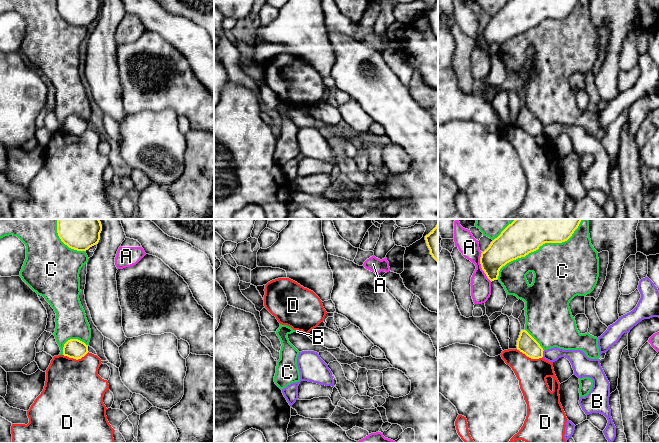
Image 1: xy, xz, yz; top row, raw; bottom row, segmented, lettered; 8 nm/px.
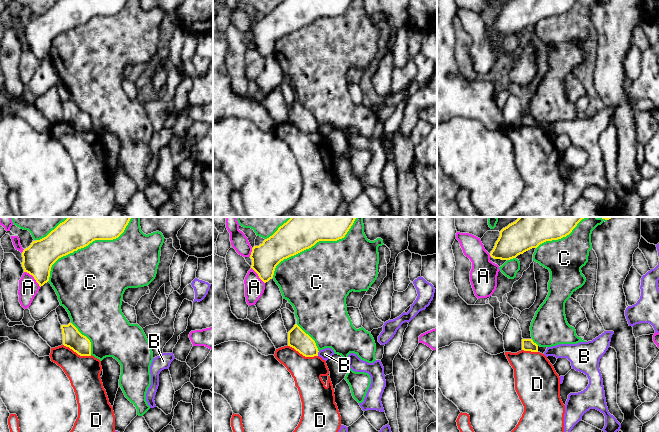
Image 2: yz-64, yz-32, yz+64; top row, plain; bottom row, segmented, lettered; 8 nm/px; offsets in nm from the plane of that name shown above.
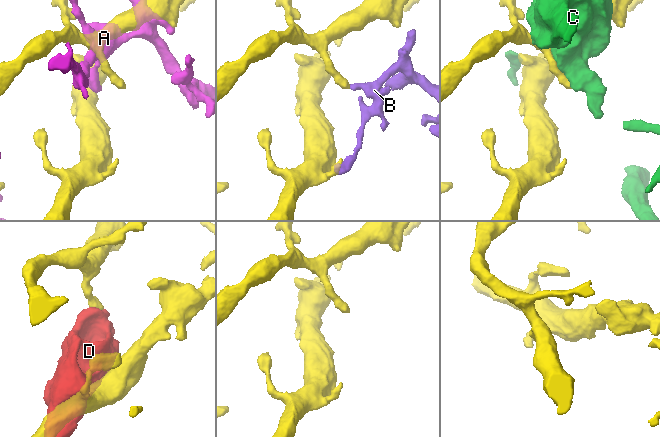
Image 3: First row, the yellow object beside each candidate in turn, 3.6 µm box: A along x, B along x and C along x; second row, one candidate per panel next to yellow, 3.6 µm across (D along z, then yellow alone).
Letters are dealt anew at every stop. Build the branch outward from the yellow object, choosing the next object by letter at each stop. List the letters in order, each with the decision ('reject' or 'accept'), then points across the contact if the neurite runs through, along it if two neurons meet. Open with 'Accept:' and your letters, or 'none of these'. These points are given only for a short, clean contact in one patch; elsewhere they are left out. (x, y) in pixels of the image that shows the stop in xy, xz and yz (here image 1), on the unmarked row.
Accept: none of these
A: reject
B: reject
C: reject
D: reject

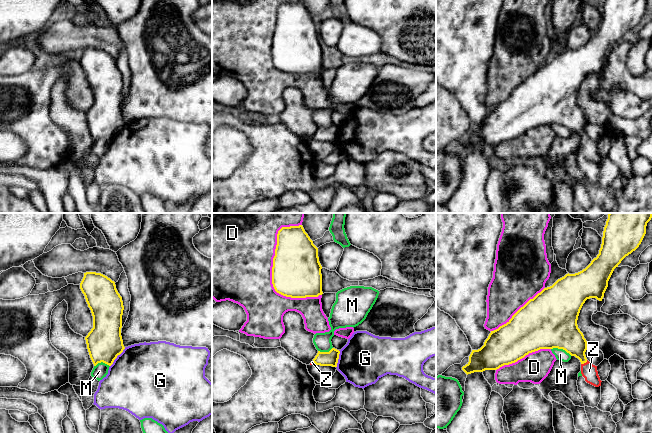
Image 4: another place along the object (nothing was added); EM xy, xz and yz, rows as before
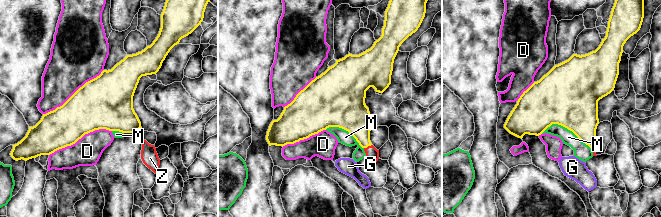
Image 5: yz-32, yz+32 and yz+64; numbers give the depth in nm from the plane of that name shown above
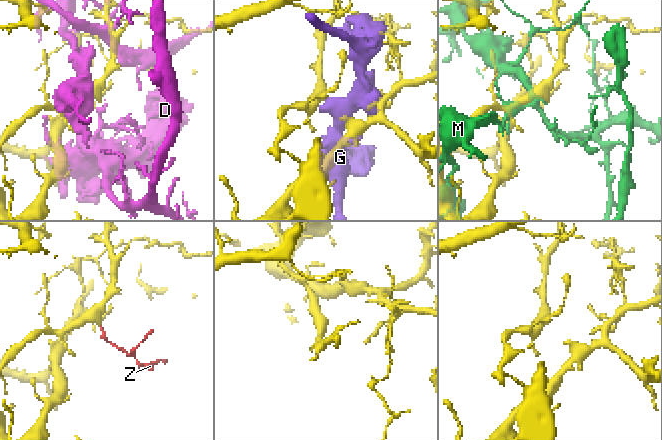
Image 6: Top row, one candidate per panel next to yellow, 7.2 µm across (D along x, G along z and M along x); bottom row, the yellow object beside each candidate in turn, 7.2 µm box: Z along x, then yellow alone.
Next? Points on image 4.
Accept: Z
D: reject
G: reject
M: reject
Z: accept | across yz (567, 112), (576, 121), (584, 138), (589, 147)

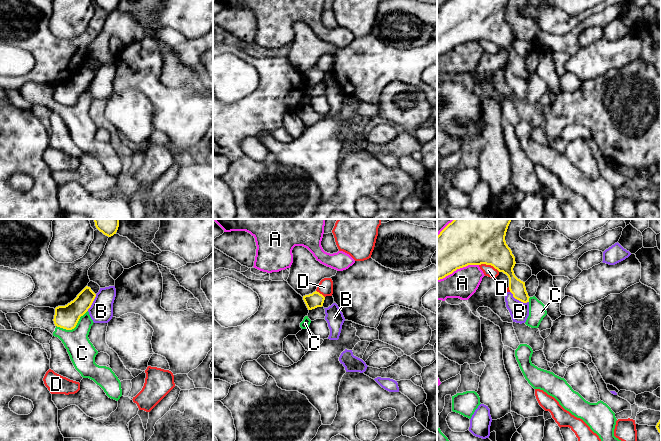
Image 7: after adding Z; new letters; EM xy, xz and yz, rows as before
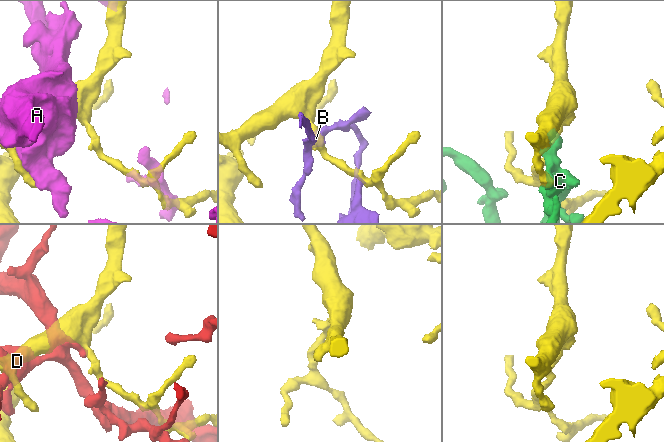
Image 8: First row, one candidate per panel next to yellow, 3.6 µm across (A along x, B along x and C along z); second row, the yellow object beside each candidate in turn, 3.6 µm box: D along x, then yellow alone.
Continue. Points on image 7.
Accept: none of these
A: reject
B: reject | along yz (510, 67), (515, 74), (528, 78)
C: reject | along xy (87, 86), (73, 104), (63, 105), (56, 102)
D: reject

